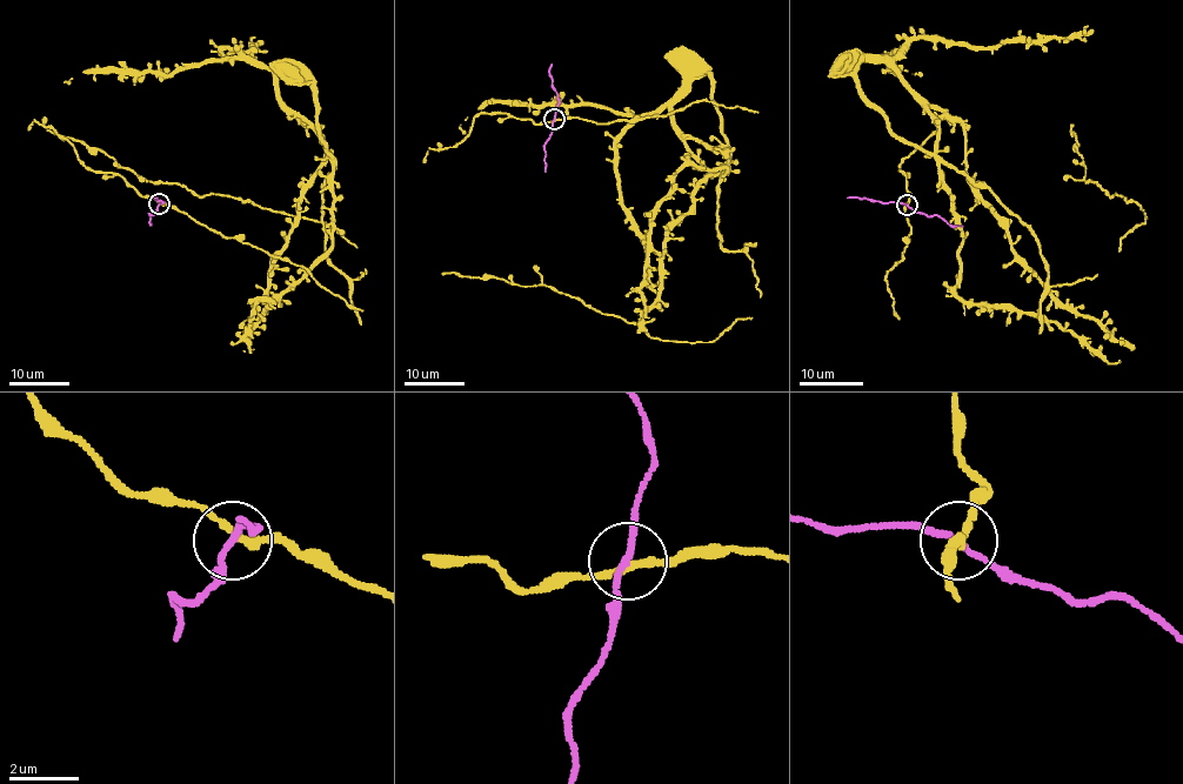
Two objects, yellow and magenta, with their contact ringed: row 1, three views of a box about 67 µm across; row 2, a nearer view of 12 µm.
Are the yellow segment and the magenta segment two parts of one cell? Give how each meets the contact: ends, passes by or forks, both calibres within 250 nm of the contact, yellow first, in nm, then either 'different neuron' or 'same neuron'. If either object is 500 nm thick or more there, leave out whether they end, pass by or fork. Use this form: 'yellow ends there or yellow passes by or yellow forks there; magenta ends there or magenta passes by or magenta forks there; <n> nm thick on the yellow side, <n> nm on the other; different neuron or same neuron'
yellow passes by; magenta passes by; 200 nm thick on the yellow side, 170 nm on the other; different neuron

